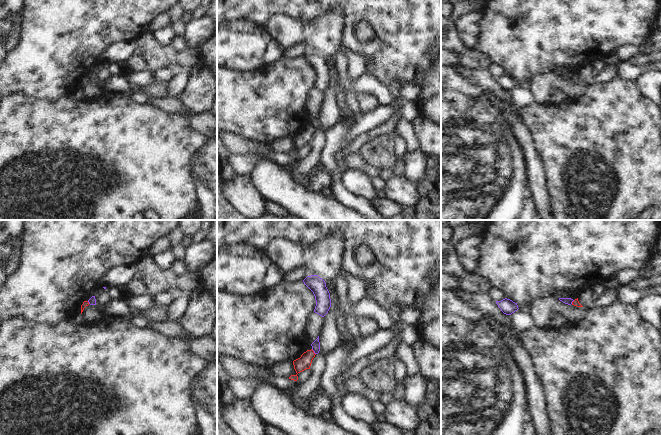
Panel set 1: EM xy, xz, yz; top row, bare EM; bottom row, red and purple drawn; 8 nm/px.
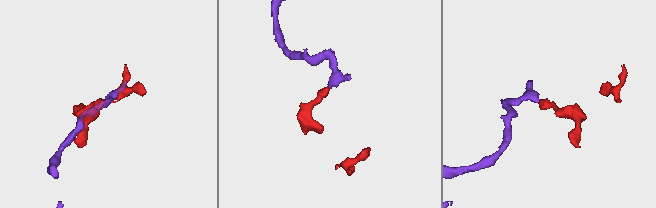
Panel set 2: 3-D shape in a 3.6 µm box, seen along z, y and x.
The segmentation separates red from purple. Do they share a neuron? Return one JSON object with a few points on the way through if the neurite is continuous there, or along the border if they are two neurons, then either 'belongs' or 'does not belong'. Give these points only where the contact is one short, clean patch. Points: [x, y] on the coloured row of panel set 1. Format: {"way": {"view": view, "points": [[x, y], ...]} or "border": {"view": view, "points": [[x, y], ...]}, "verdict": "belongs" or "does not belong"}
{"border": {"view": "xz", "points": [[311, 349], [315, 354]]}, "verdict": "does not belong"}

